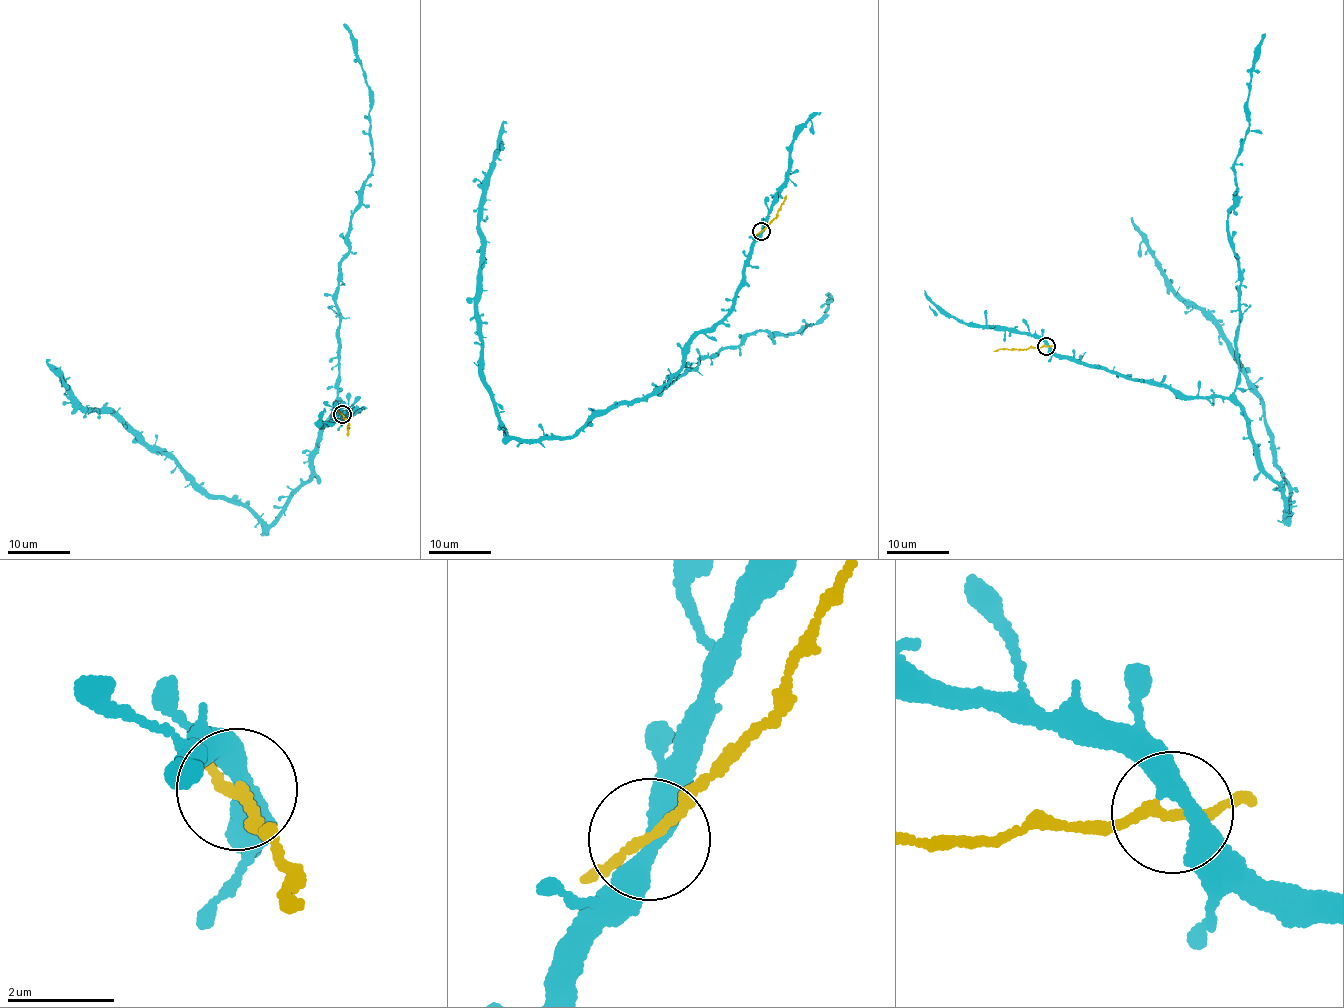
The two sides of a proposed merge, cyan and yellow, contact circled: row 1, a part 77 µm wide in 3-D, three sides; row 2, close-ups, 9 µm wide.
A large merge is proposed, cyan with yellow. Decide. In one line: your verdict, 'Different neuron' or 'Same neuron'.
Different neuron

